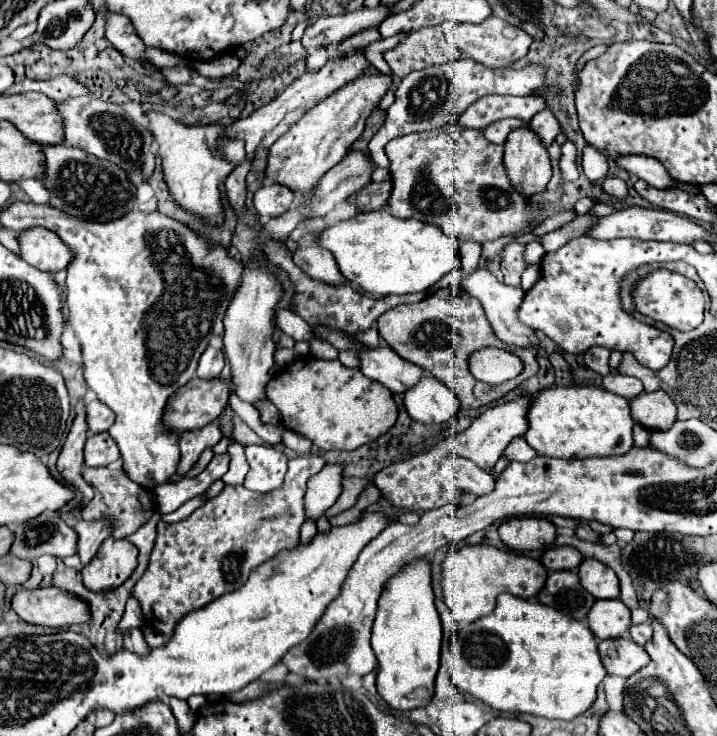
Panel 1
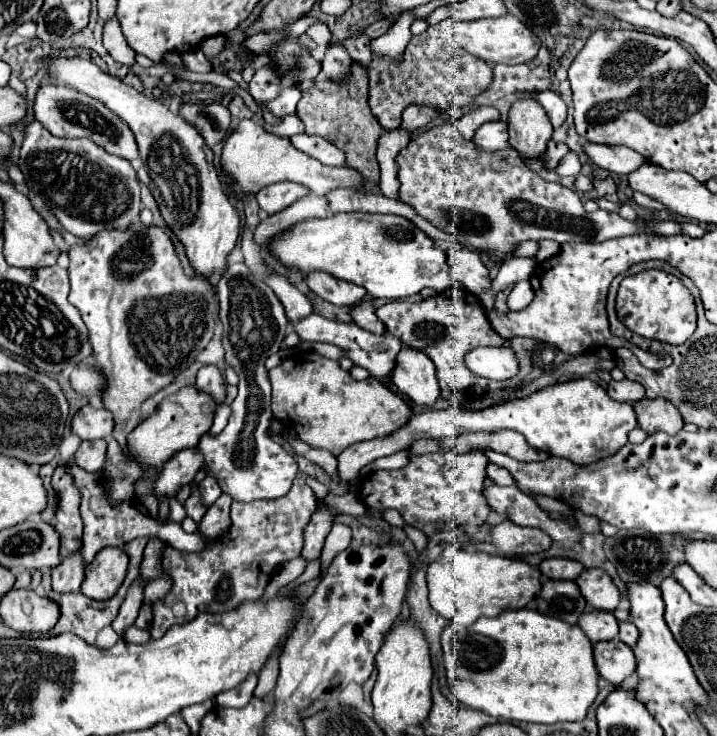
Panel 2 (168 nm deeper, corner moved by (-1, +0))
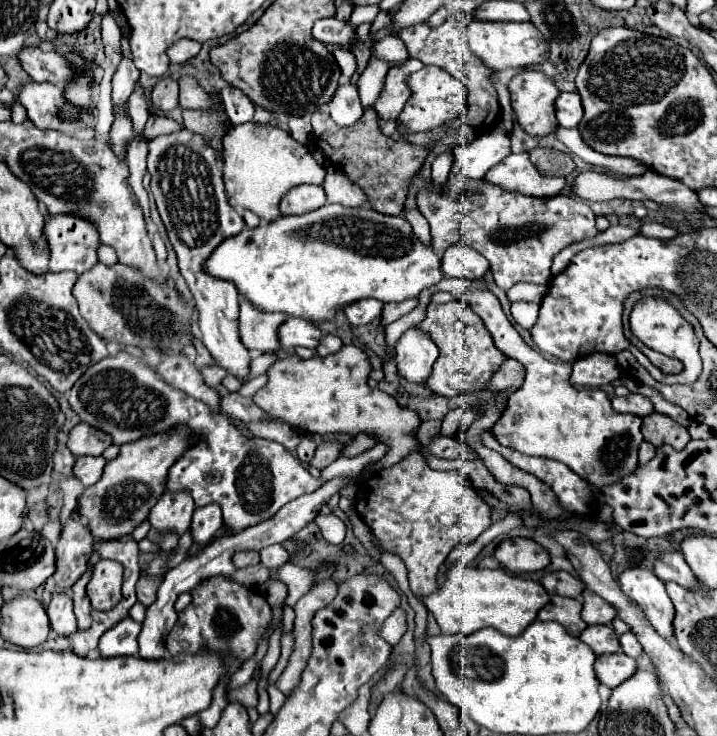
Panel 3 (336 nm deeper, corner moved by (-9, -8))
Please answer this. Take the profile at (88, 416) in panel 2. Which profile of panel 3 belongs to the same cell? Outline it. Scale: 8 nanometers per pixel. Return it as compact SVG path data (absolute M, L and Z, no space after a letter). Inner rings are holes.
M79 423L69 431L67 447L75 457L81 455L101 455L111 445L111 437L87 423Z

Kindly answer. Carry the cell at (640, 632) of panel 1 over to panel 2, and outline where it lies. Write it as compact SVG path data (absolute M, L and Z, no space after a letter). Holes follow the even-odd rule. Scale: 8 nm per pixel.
M631 621L619 623L619 639L621 639L623 643L627 643L629 647L635 647L635 643L637 643L637 639L639 639L637 627L635 627Z

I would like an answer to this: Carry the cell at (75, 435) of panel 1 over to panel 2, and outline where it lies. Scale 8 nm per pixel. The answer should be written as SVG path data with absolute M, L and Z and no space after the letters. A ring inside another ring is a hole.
M61 461L61 465L53 473L53 489L59 491L61 503L57 509L57 523L55 529L61 535L61 557L71 555L81 547L81 533L83 533L83 523L81 523L81 491L77 489L73 477L69 475L69 465Z

